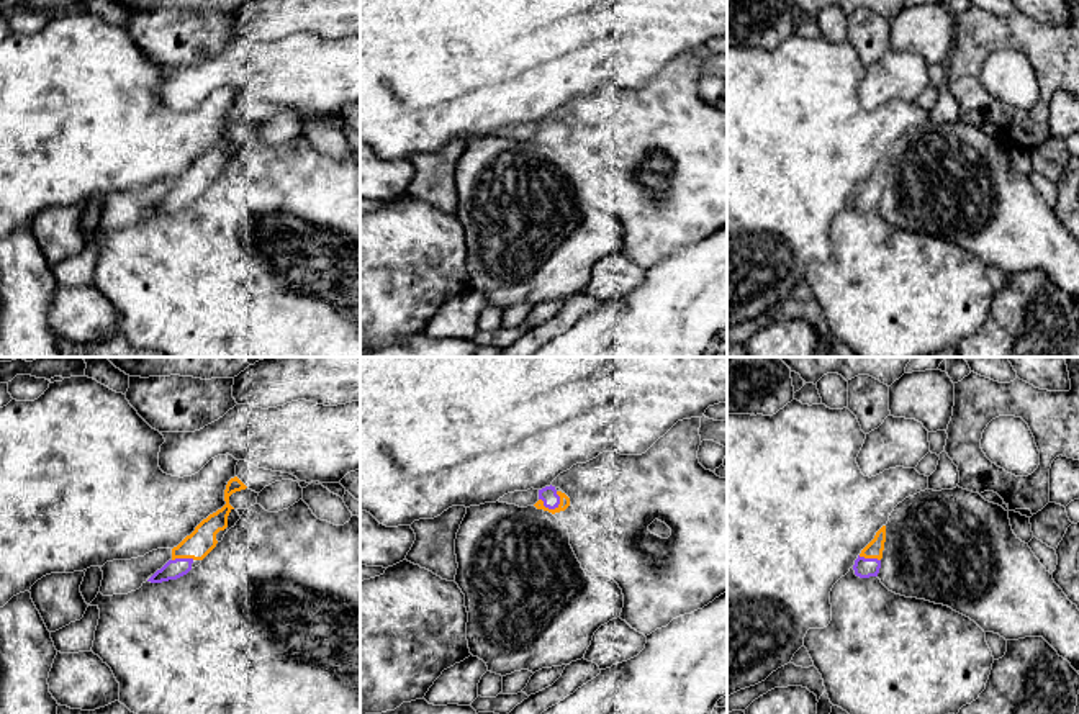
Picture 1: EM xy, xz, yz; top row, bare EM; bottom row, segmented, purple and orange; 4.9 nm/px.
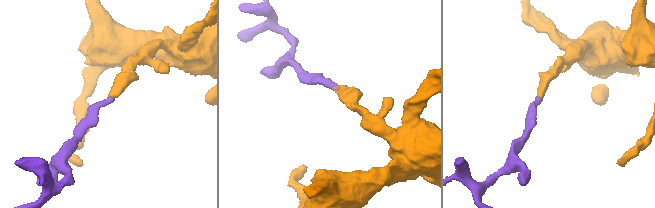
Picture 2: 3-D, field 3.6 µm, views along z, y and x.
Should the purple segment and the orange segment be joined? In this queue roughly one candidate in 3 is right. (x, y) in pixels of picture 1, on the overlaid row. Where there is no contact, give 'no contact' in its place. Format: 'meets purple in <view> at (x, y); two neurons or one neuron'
meets purple in xz at (549, 508); one neuron

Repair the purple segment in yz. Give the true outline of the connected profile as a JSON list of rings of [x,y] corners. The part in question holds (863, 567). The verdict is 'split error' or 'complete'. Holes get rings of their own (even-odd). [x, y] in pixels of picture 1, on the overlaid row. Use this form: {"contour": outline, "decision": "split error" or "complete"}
{"contour": [[[883,526],[874,539],[861,550],[855,560],[853,570],[860,578],[878,576],[886,542],[886,526]]], "decision": "split error"}

